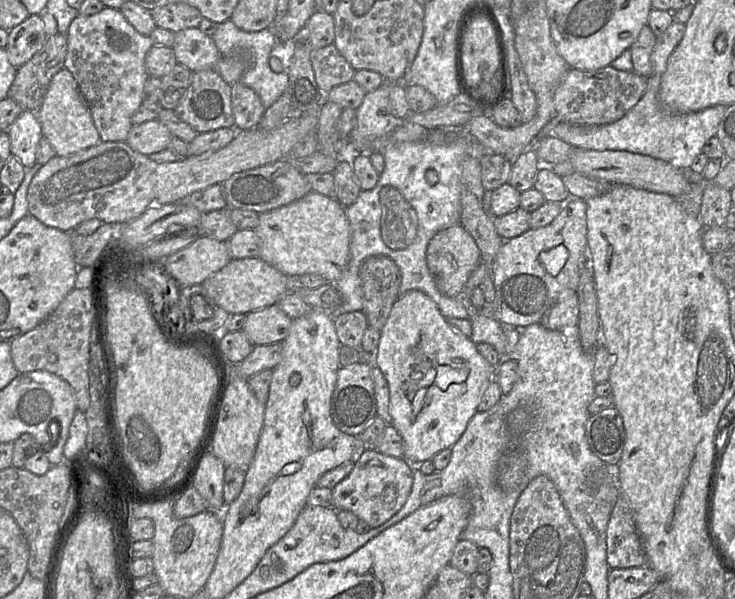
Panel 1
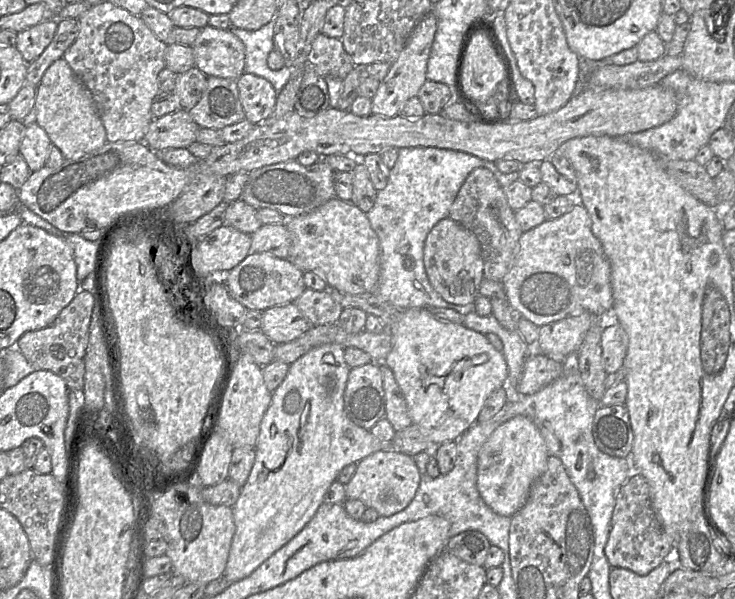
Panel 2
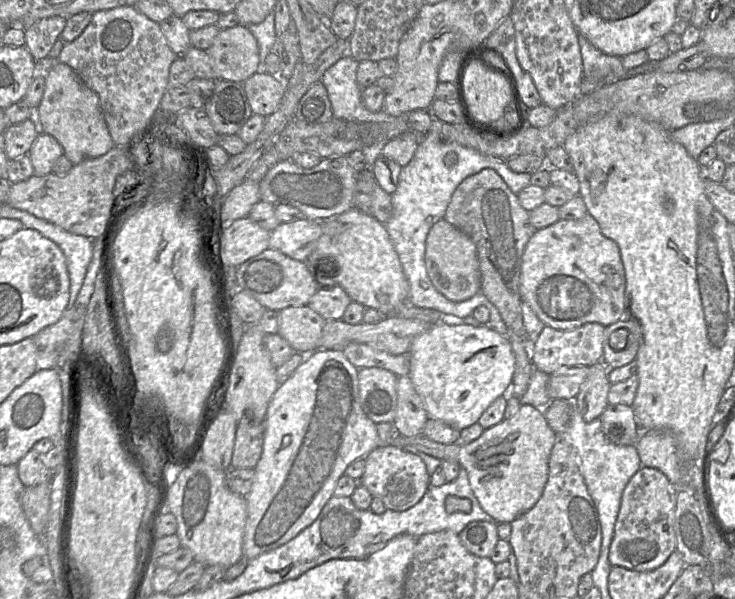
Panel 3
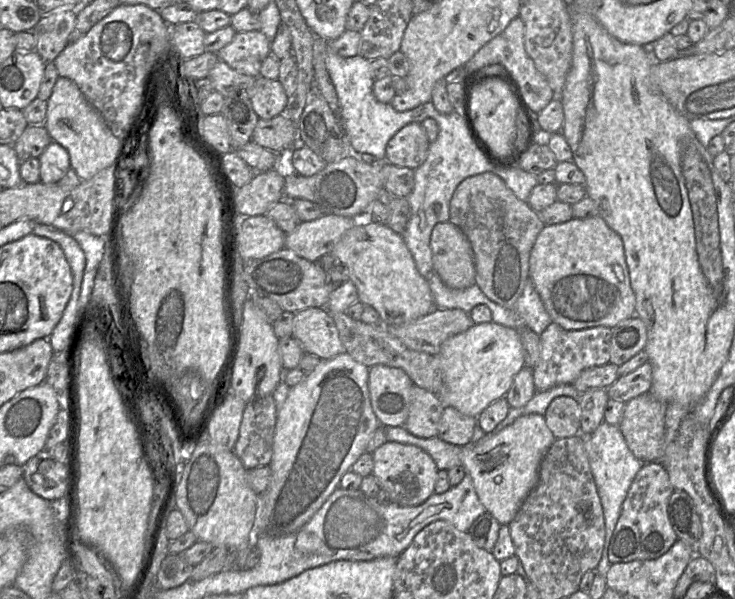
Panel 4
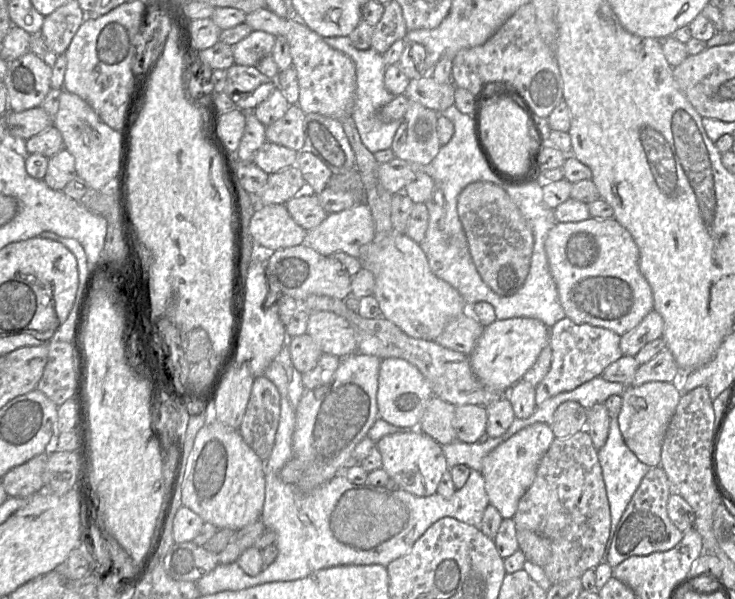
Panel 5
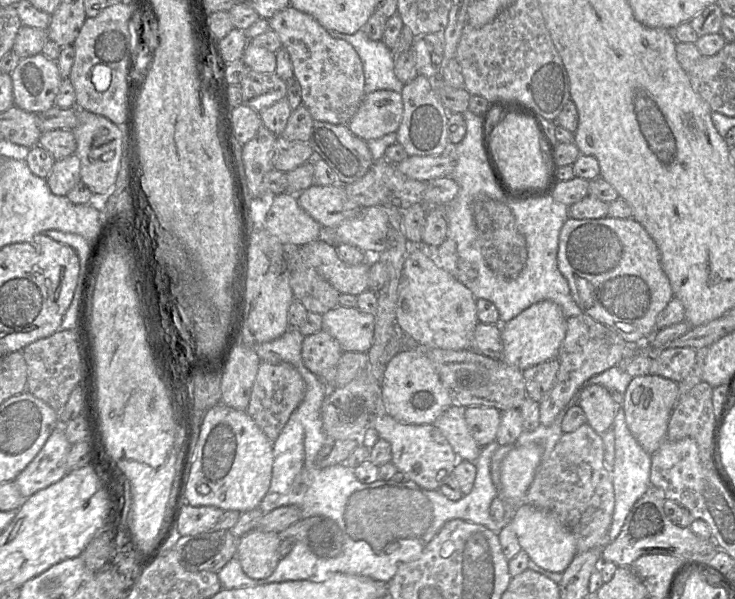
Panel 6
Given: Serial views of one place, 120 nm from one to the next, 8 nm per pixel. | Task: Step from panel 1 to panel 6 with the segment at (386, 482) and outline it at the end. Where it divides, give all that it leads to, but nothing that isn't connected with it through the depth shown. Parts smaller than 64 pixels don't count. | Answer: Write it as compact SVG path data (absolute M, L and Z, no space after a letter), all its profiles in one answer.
M384 414L372 418L370 426L377 431L380 438L390 443L391 462L397 470L425 489L438 490L444 479L451 475L459 460L445 436L433 423L407 424Z

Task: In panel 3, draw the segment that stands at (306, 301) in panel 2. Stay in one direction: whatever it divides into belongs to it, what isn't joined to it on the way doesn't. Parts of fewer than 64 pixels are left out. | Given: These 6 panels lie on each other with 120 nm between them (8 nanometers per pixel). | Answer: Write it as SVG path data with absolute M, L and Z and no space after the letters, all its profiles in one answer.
M336 285L329 290L318 290L311 297L307 306L321 315L326 321L342 320L343 314L351 301L345 290Z

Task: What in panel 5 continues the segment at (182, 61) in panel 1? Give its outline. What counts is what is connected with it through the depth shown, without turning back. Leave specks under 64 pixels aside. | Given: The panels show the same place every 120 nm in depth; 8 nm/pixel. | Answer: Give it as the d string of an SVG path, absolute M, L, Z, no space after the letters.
M252 31L247 37L231 46L234 63L242 66L256 66L265 56L271 55L275 36L264 31Z

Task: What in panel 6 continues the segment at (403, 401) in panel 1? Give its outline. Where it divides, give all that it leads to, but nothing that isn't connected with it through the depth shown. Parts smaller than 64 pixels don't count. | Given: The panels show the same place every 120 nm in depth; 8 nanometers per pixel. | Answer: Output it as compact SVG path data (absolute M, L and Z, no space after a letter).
M543 300L532 304L513 319L501 324L501 360L523 371L547 360L558 359L559 347L566 335L566 320L561 307L553 301Z

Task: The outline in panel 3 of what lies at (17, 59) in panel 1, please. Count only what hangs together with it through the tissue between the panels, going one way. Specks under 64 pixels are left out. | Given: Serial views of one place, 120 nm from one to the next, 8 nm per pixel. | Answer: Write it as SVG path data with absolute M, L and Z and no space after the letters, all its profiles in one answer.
M43 18L25 28L25 47L37 61L49 56L49 52L65 28L66 18Z

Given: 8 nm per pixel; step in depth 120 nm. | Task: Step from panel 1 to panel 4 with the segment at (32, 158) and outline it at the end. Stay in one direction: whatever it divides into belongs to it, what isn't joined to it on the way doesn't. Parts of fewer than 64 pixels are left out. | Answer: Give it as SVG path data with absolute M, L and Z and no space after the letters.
M52 141L38 158L41 182L45 184L59 182L71 167L67 149L56 141Z

